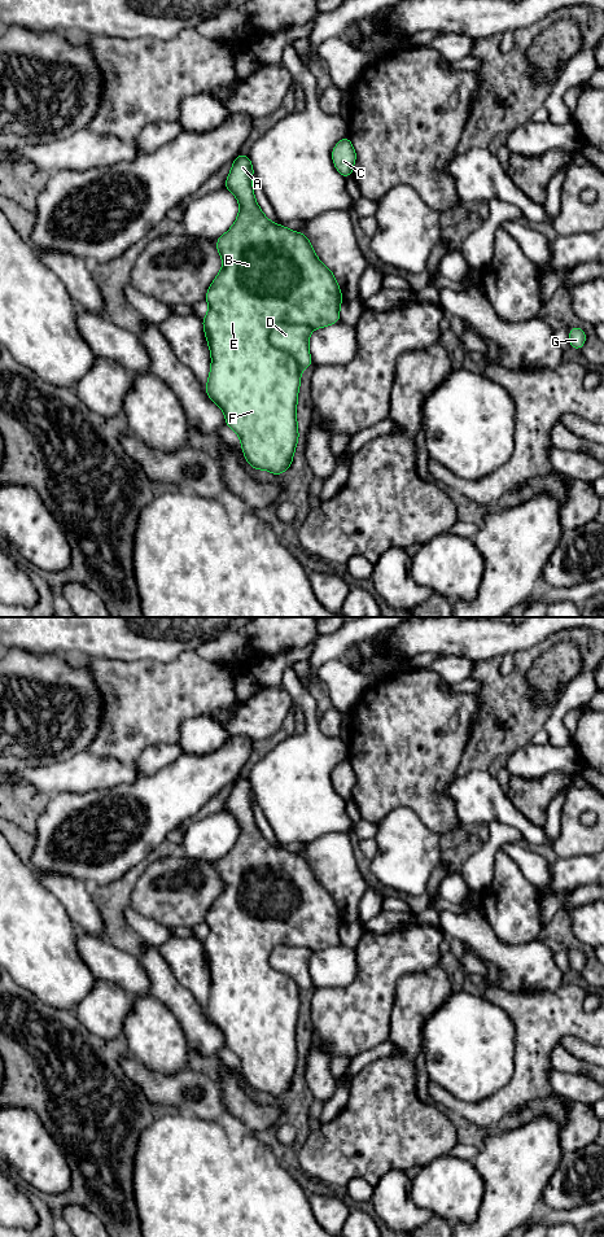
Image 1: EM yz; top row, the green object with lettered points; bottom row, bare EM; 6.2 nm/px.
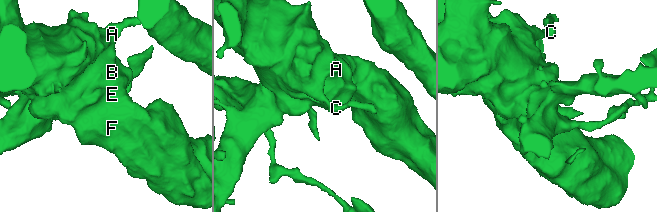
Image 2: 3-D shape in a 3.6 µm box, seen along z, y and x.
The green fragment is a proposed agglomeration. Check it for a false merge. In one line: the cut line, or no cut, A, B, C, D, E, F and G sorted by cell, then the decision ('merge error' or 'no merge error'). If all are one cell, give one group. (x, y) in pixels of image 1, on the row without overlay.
cut in yz along (279, 943), (271, 953), (270, 964), (288, 974), (301, 991); A B C E F G / D; merge error

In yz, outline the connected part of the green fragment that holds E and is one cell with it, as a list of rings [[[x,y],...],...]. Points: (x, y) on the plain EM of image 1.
[[[238,777],[223,808],[236,818],[240,834],[229,853],[216,861],[216,873],[223,882],[223,889],[205,919],[209,935],[202,941],[202,947],[211,974],[211,992],[205,1013],[210,1022],[223,1032],[226,1046],[240,1059],[250,1089],[280,1098],[290,1089],[299,1059],[297,1020],[301,989],[292,976],[271,966],[271,953],[279,944],[306,947],[312,950],[338,945],[343,921],[334,897],[318,882],[306,856],[294,854],[264,839],[254,819],[253,796],[249,778]]]

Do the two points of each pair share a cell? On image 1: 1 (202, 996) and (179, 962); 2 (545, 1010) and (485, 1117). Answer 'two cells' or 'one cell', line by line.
1: one cell
2: one cell

